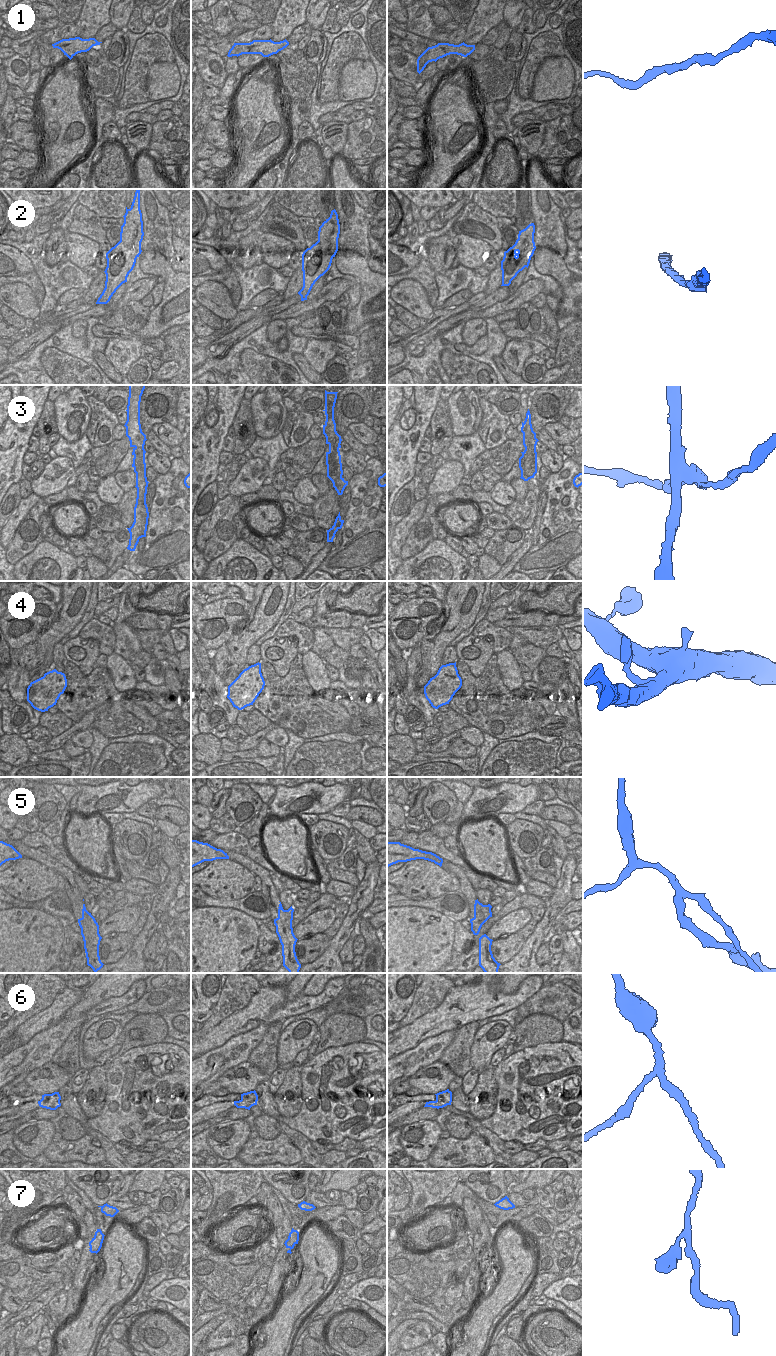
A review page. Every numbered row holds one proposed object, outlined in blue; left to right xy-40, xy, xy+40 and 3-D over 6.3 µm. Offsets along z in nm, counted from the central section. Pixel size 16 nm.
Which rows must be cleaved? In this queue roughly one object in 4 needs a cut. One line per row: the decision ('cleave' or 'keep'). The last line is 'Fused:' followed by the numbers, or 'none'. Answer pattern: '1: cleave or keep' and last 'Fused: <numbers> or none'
1: keep
2: keep
3: cleave
4: keep
5: cleave
6: keep
7: keep
Fused: 3, 5

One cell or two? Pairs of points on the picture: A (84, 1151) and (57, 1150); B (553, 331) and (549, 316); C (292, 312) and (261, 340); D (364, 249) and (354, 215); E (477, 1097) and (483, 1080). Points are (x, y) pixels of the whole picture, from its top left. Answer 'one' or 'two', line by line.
A: one
B: one
C: two
D: one
E: one

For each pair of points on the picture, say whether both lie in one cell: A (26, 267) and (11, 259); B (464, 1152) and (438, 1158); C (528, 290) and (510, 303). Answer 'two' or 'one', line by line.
A: one
B: one
C: one

